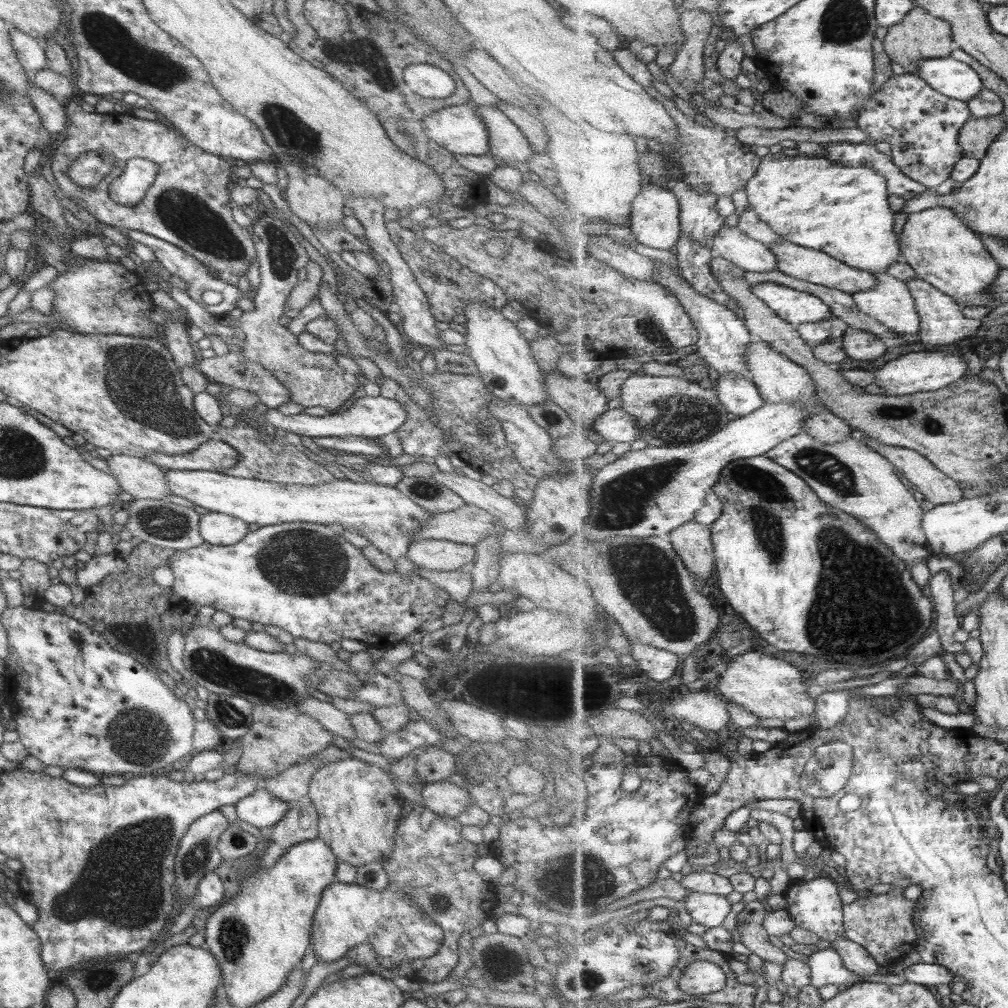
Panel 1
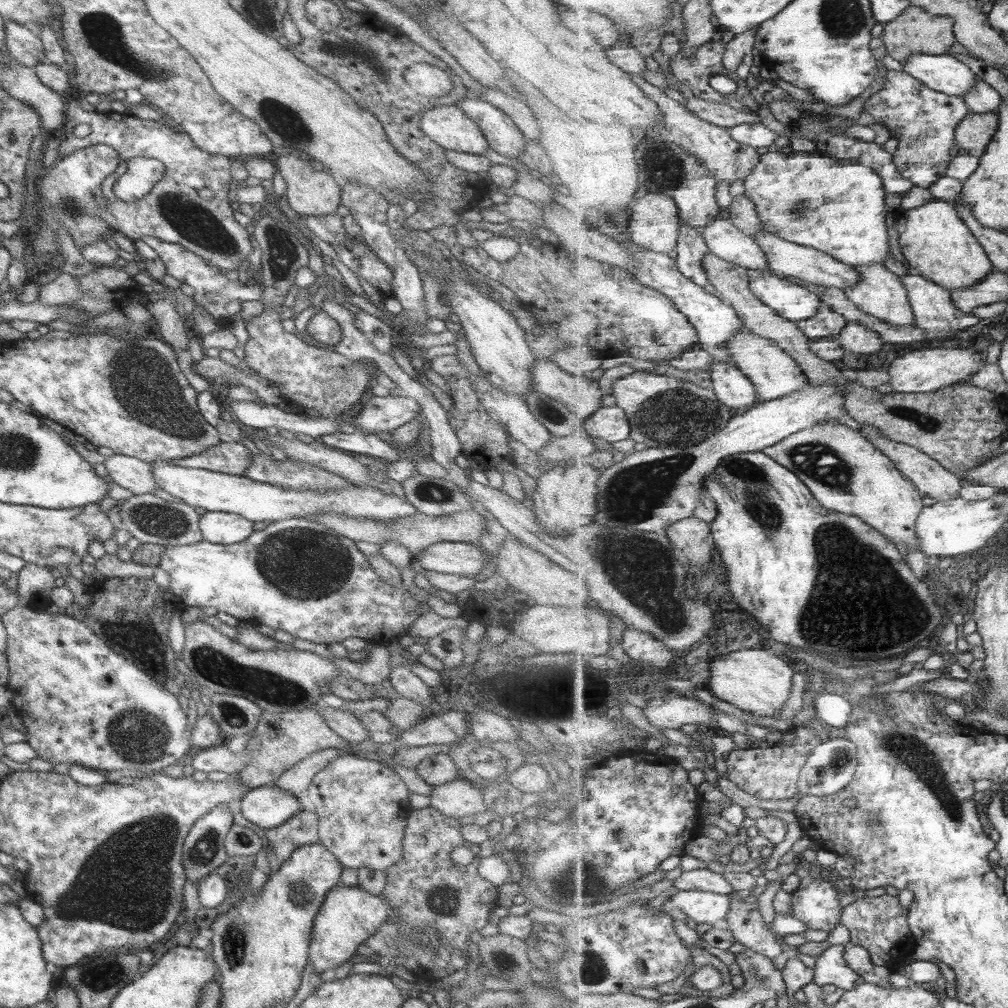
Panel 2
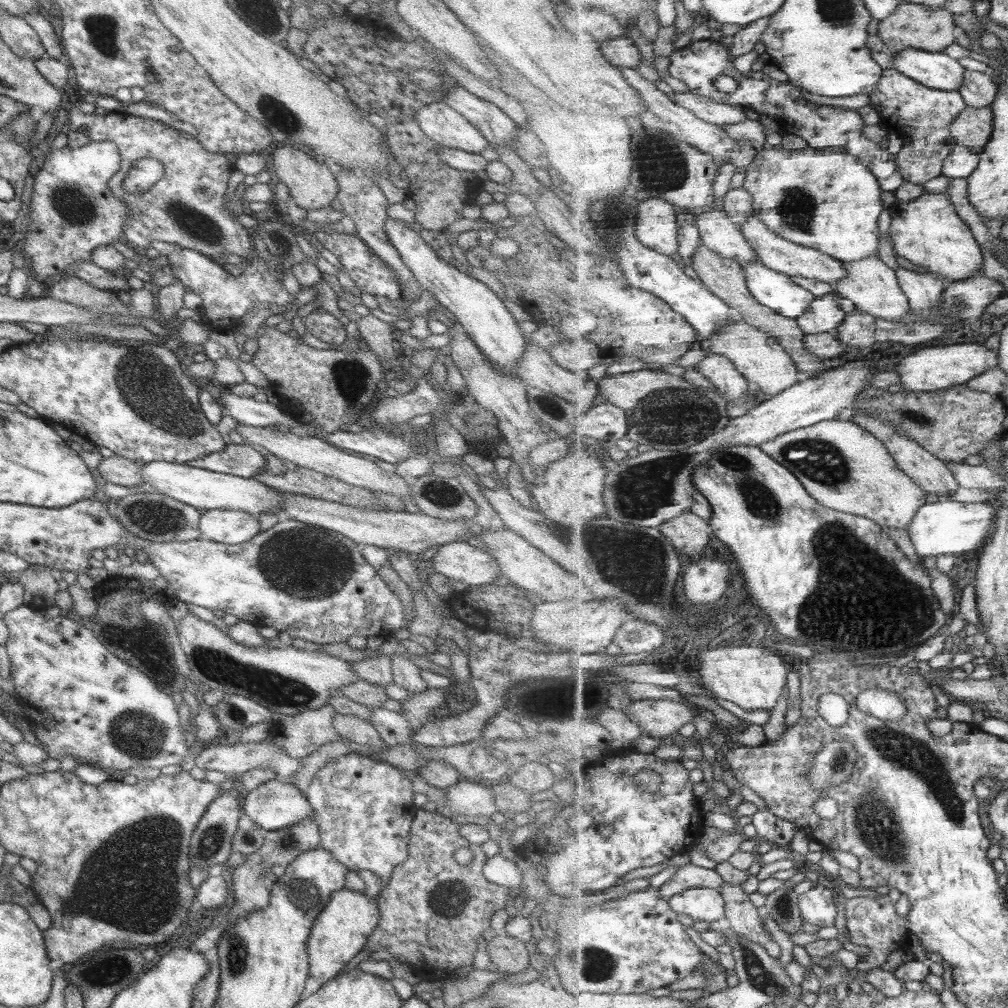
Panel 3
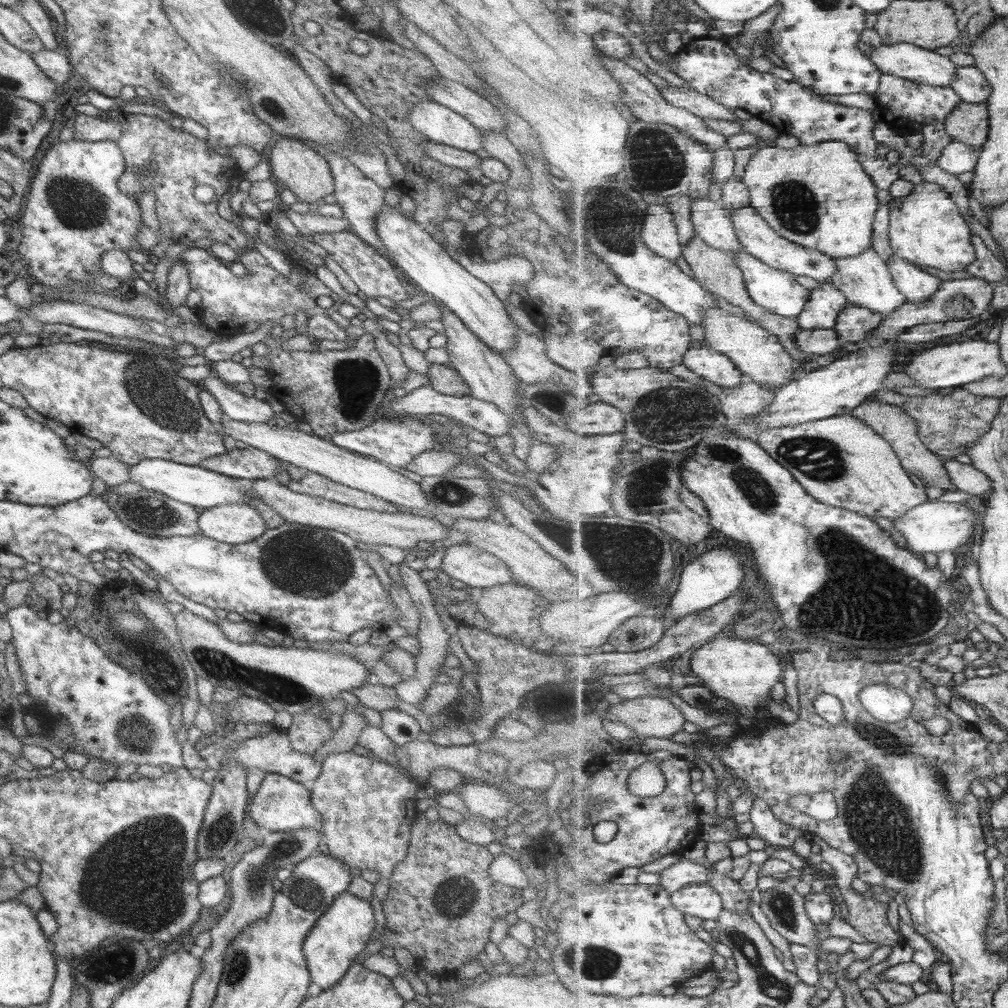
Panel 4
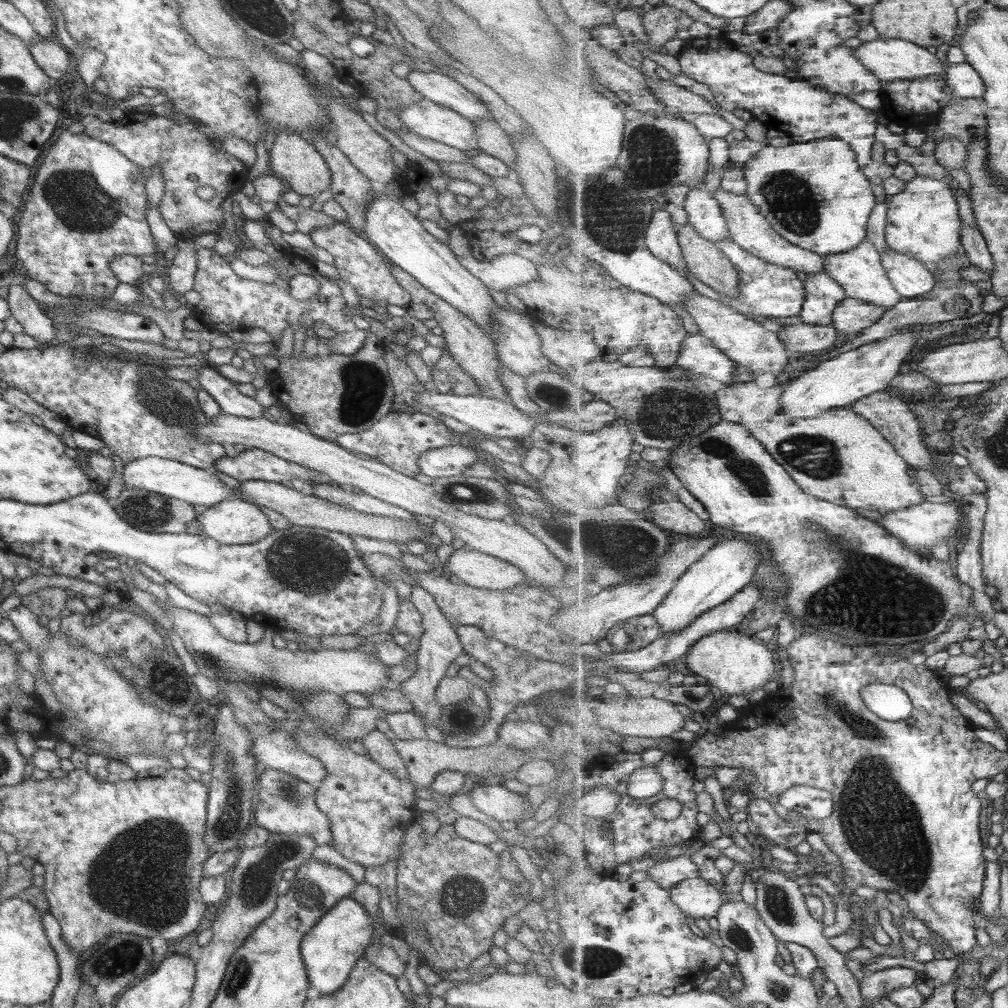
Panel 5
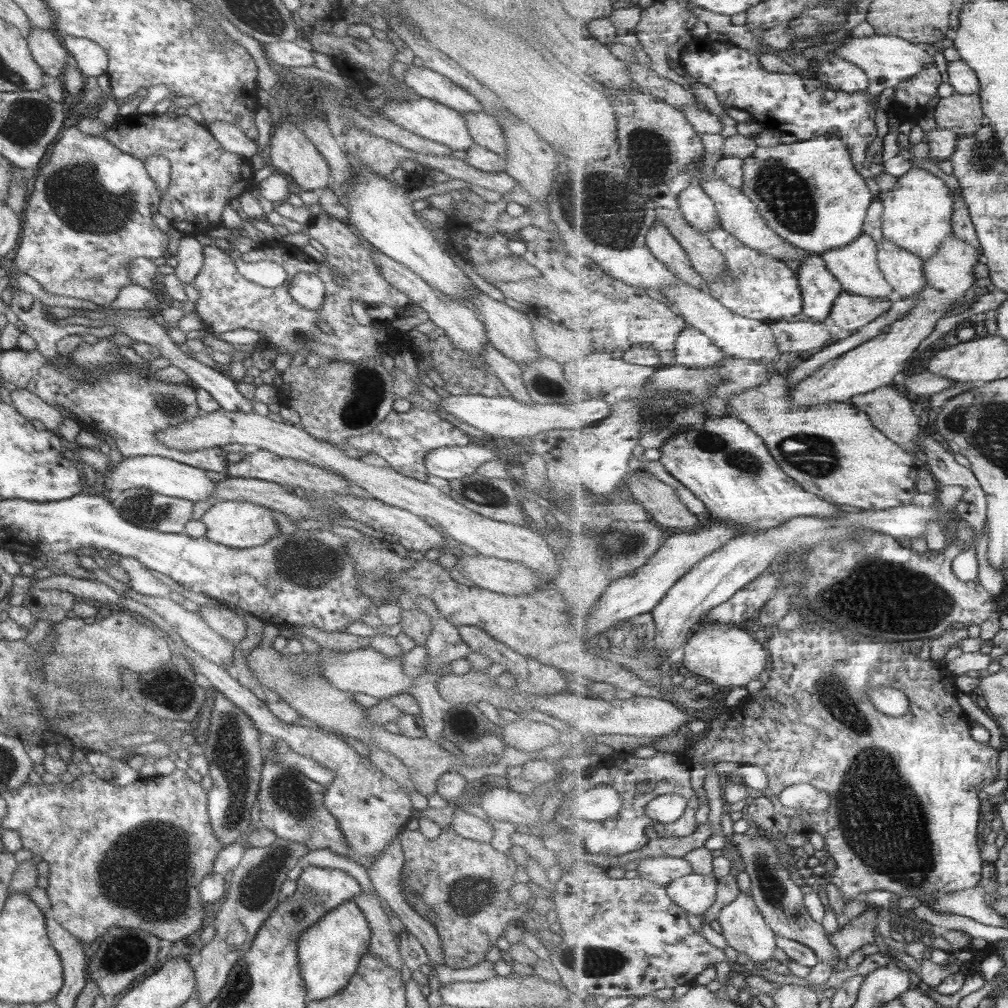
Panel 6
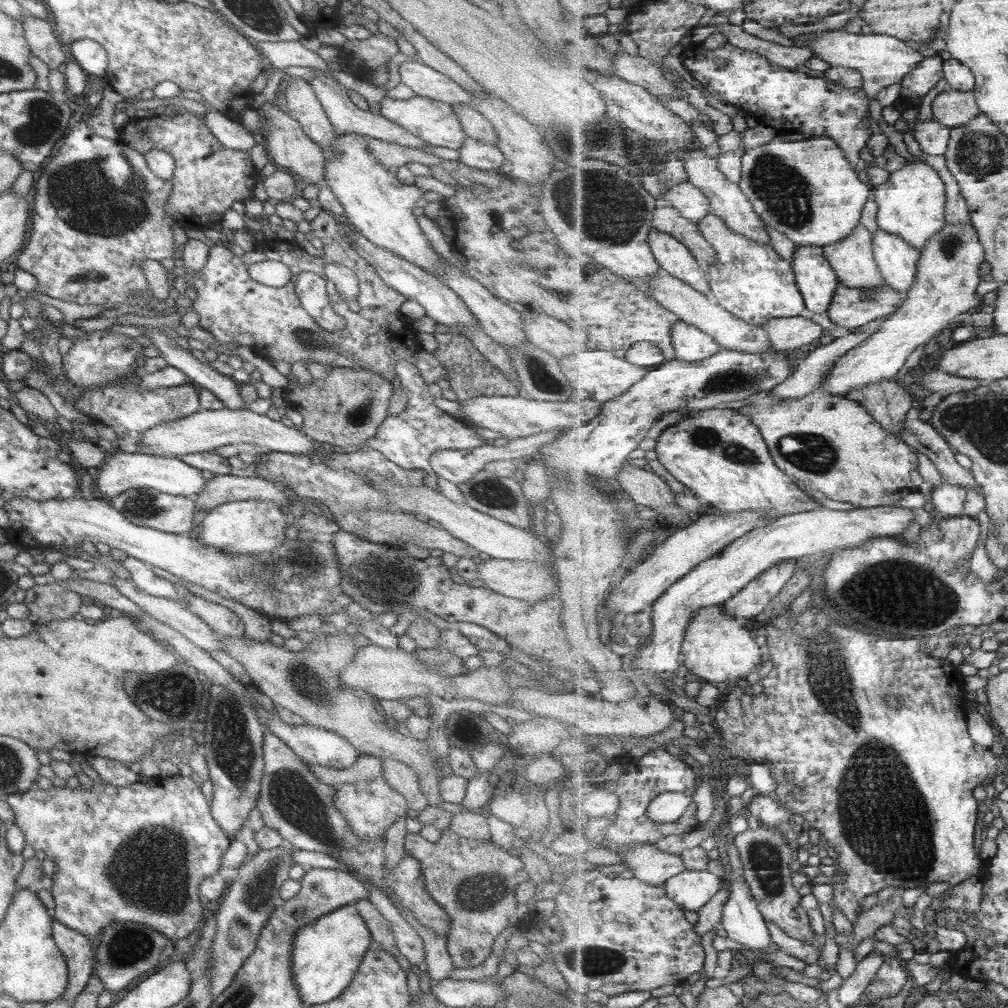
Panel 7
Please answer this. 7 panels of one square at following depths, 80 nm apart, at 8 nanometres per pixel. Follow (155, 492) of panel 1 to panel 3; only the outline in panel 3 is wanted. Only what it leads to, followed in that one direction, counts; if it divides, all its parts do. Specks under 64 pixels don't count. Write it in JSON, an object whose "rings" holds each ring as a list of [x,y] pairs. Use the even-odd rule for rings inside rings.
{"rings":[[[112,455],[107,458],[103,457],[98,462],[95,470],[109,484],[115,484],[115,486],[136,486],[143,483],[140,482],[140,466],[139,462]]]}

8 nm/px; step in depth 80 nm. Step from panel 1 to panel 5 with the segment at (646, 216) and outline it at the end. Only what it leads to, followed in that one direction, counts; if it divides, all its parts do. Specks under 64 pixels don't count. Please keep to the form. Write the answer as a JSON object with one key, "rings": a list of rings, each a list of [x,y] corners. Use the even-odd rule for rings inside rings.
{"rings":[[[657,208],[653,213],[646,230],[646,245],[657,258],[669,262],[681,274],[690,272],[678,241],[678,227],[670,212]]]}

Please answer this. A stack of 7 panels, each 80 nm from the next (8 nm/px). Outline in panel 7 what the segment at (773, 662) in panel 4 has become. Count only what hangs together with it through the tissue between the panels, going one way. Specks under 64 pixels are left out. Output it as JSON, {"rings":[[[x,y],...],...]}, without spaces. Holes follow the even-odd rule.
{"rings":[[[723,605],[701,609],[698,615],[690,618],[686,626],[686,640],[682,644],[686,674],[707,683],[717,683],[745,679],[749,672],[757,671],[765,660],[766,648],[759,646],[741,622],[741,619],[729,614]]]}

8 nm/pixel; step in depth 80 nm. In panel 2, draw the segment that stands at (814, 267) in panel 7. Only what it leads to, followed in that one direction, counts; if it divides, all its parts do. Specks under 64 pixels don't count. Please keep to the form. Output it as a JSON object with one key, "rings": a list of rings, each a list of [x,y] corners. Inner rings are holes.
{"rings":[[[823,303],[819,306],[819,313],[813,318],[801,321],[798,326],[803,330],[803,334],[810,340],[819,338],[829,338],[829,336],[840,335],[848,321],[845,316],[839,314],[832,306]]]}

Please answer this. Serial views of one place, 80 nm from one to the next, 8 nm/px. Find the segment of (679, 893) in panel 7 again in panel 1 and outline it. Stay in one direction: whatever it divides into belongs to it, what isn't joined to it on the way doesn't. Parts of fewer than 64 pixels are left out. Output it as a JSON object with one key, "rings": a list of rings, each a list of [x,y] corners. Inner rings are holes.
{"rings":[[[693,891],[680,905],[683,905],[690,914],[693,923],[707,929],[722,926],[723,920],[727,920],[727,916],[733,912],[731,910],[733,904],[726,896],[701,891]]]}

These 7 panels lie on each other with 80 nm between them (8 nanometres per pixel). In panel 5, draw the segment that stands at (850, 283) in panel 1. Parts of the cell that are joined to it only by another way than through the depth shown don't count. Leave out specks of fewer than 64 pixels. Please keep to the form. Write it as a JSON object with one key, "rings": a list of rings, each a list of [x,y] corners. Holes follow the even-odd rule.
{"rings":[[[720,186],[714,191],[714,197],[719,201],[723,209],[723,216],[727,219],[730,237],[745,250],[750,250],[767,262],[803,272],[806,275],[826,271],[826,257],[813,250],[805,250],[802,246],[797,246],[783,238],[783,235],[779,234],[767,220],[759,206],[753,204],[747,195],[738,195]]]}

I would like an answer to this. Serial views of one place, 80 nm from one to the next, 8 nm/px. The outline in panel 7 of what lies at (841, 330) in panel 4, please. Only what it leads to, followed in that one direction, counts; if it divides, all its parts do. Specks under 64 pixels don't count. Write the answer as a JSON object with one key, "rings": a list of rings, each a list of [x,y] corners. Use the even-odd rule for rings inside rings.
{"rings":[[[841,283],[827,315],[835,326],[852,331],[891,317],[904,300],[905,295],[889,285],[881,290],[859,290]]]}

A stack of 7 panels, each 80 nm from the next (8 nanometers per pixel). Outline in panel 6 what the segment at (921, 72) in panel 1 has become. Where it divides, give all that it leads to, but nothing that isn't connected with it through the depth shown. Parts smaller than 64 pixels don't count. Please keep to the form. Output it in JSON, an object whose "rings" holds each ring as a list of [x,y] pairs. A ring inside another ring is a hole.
{"rings":[[[846,35],[847,40],[834,50],[847,62],[862,68],[870,78],[868,95],[878,98],[885,88],[894,88],[908,78],[913,78],[933,63],[933,55],[925,51],[924,46],[899,38],[899,35],[873,35],[863,38]]]}

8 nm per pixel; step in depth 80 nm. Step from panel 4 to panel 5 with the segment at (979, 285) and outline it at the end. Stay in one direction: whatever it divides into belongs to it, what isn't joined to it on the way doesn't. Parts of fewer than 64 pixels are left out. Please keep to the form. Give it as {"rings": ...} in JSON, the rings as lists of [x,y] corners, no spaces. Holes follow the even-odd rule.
{"rings":[[[964,281],[959,286],[943,286],[937,284],[930,293],[923,294],[921,298],[903,299],[897,306],[893,306],[891,310],[886,310],[881,321],[877,322],[875,326],[865,329],[861,336],[854,339],[848,339],[848,343],[831,349],[828,354],[821,356],[822,361],[836,358],[842,353],[847,353],[849,350],[859,348],[863,345],[873,344],[891,336],[897,336],[901,328],[905,326],[915,326],[915,324],[930,324],[935,326],[943,322],[955,322],[957,320],[966,320],[974,314],[981,313],[981,304],[985,300],[985,295],[989,292],[979,289],[973,282]]]}

